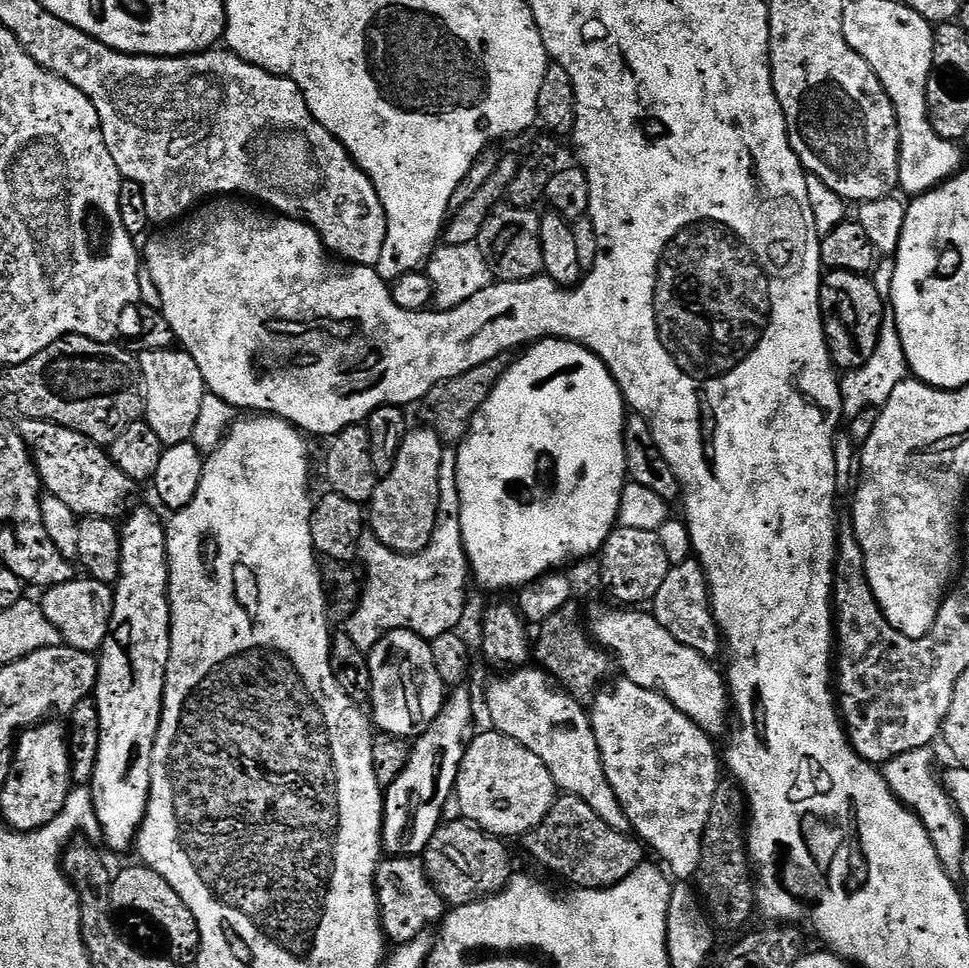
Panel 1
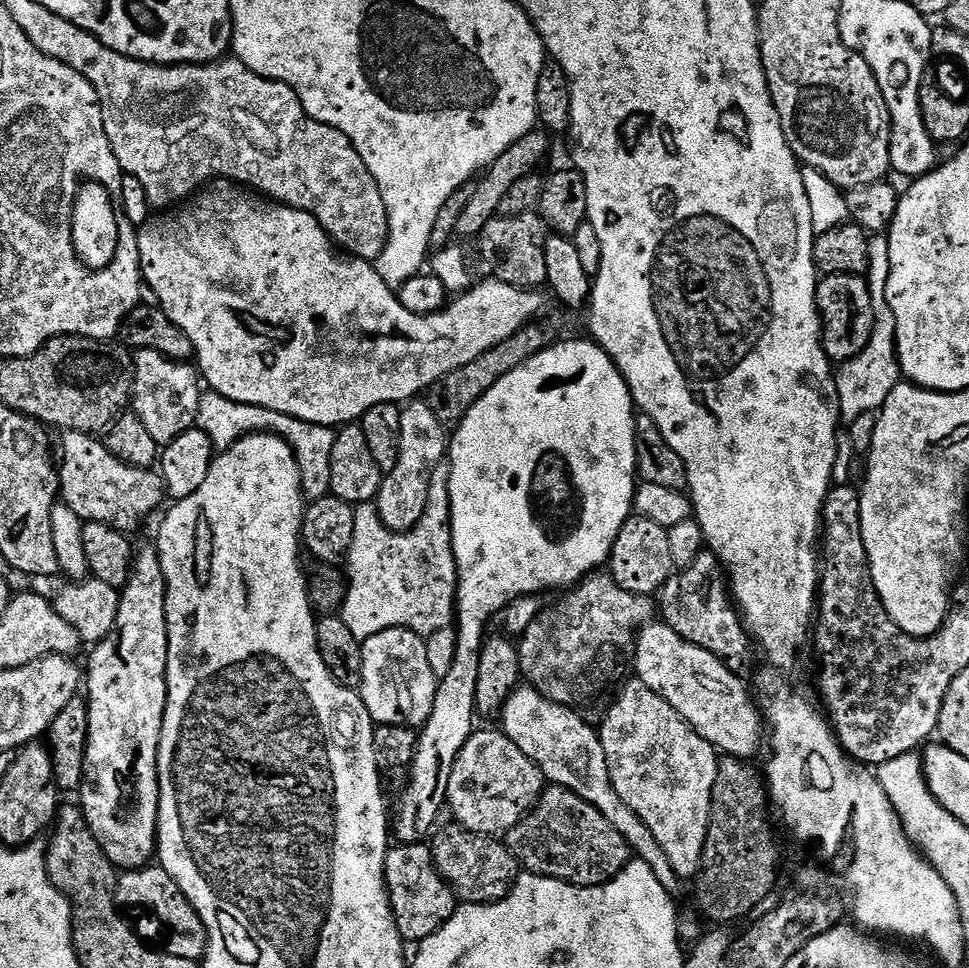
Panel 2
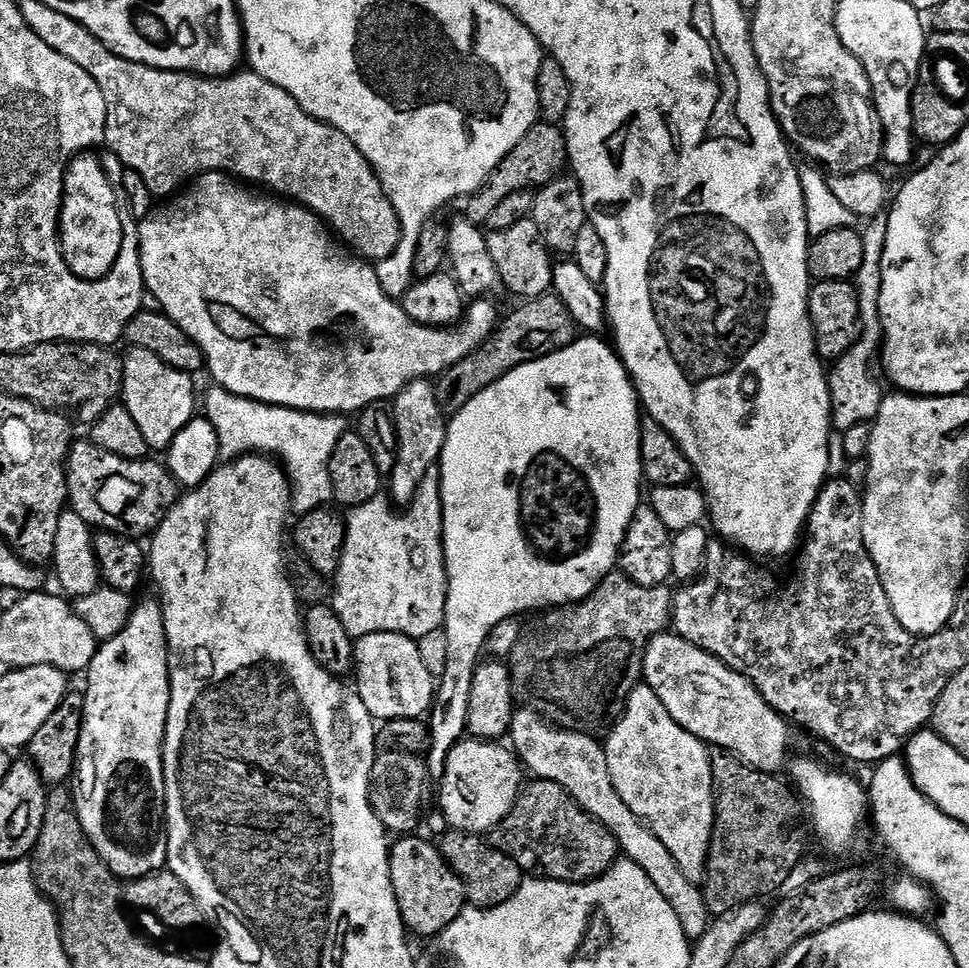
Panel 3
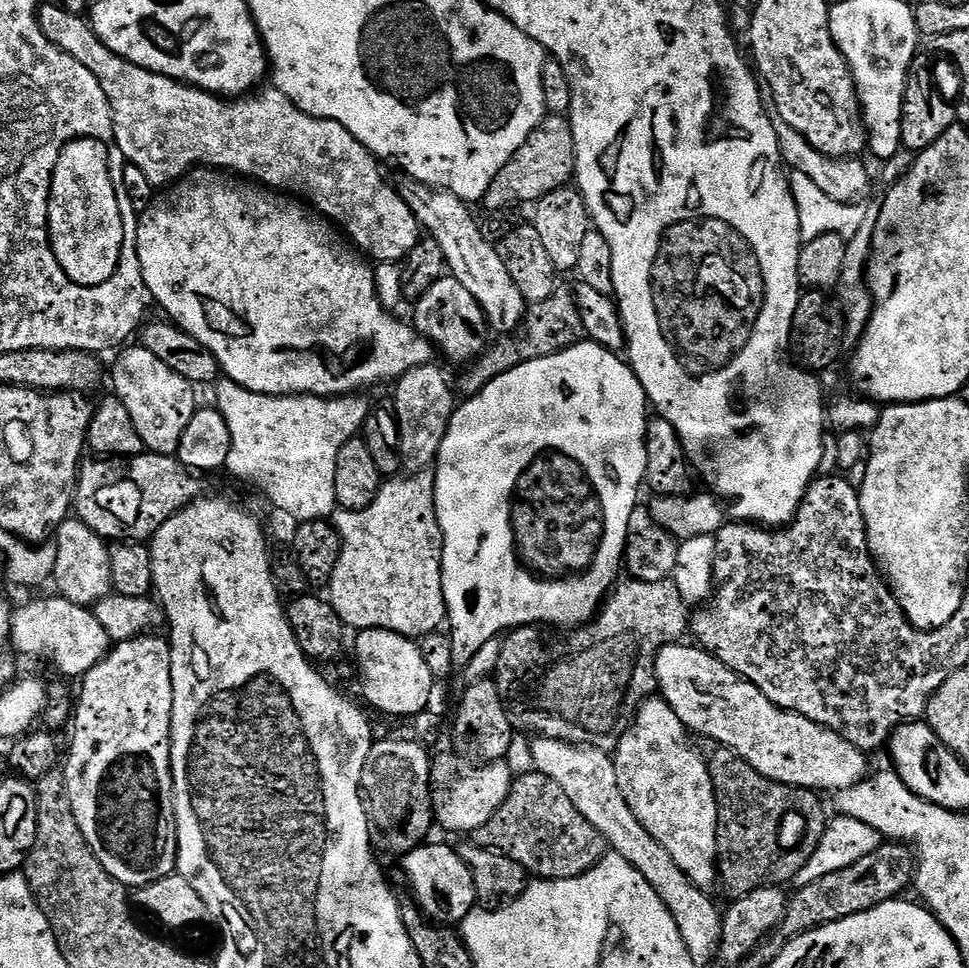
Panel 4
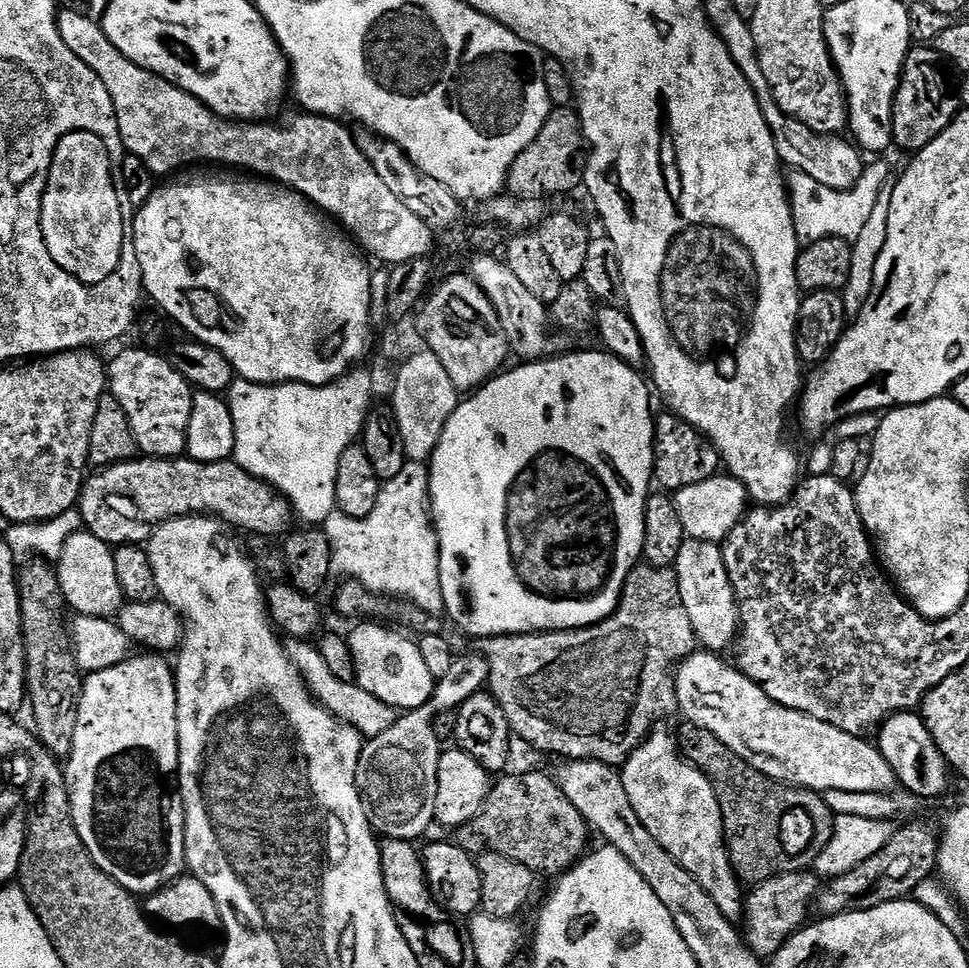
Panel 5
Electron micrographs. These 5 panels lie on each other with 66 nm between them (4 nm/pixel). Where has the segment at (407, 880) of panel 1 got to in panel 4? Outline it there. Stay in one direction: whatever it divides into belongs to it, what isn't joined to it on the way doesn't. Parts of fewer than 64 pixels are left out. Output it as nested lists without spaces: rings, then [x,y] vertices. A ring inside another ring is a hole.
[[[448,842],[417,843],[409,847],[404,856],[404,876],[408,879],[411,899],[431,923],[441,926],[459,926],[477,907],[476,883],[470,866],[463,855],[448,845]]]

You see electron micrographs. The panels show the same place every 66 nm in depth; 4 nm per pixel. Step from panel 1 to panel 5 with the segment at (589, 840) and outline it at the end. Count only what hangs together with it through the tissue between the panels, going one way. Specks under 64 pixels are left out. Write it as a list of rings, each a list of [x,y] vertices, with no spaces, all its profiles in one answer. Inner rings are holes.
[[[524,772],[521,776],[508,775],[501,775],[493,783],[478,815],[455,829],[454,842],[474,858],[483,856],[485,852],[502,854],[514,862],[522,862],[522,866],[529,868],[533,874],[539,874],[541,877],[542,875],[552,876],[551,878],[559,877],[575,864],[579,864],[585,853],[589,851],[588,823],[584,821],[582,814],[578,814],[578,806],[574,806],[574,802],[566,798],[559,783],[549,773],[549,777],[544,772]]]

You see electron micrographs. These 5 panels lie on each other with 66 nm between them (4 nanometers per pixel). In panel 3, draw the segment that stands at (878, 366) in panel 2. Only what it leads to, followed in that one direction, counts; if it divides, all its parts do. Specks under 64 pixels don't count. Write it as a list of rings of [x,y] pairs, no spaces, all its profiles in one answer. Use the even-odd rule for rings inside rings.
[[[876,218],[871,221],[868,229],[863,229],[864,253],[862,266],[856,271],[854,283],[858,294],[858,314],[860,329],[850,350],[842,354],[831,365],[828,372],[828,389],[832,403],[832,427],[837,433],[843,434],[850,426],[872,424],[880,413],[880,407],[886,395],[880,389],[876,376],[872,373],[872,363],[877,363],[878,353],[882,348],[882,329],[880,327],[880,291],[882,290],[882,254],[884,253],[884,235],[888,229],[888,221]]]

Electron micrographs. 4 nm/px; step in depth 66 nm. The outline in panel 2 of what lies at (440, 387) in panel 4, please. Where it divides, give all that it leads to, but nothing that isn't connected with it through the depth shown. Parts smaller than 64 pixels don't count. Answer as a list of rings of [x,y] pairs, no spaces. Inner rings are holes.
[[[416,398],[405,403],[400,417],[402,434],[398,446],[398,466],[383,473],[380,492],[374,503],[388,529],[408,534],[415,529],[426,510],[432,475],[440,464],[445,463],[450,440],[446,435],[446,425],[434,414],[434,410],[430,410],[430,406],[423,399]]]

